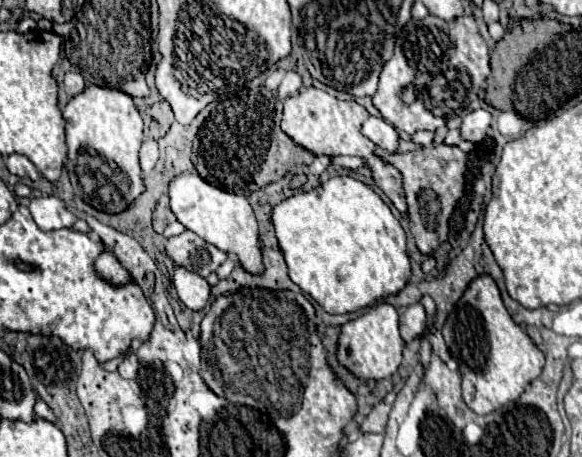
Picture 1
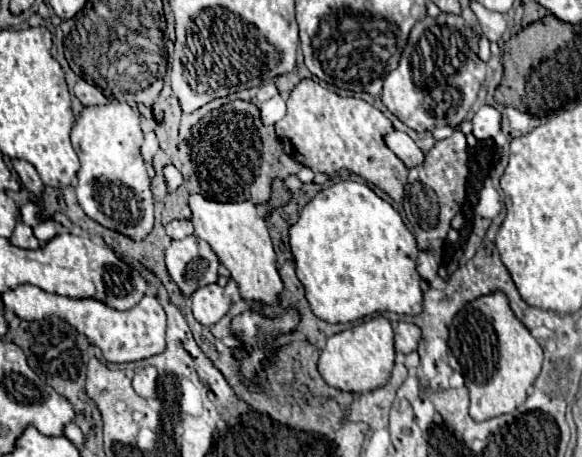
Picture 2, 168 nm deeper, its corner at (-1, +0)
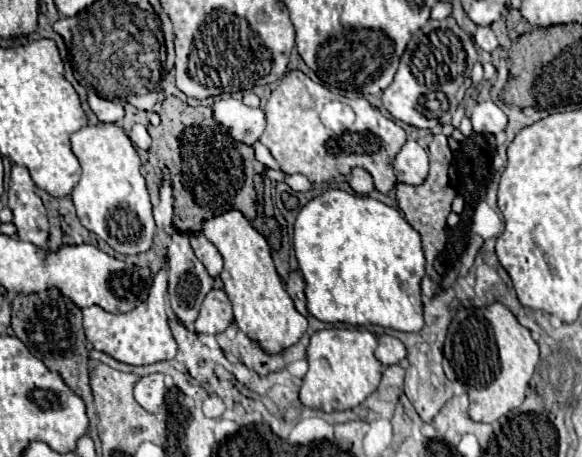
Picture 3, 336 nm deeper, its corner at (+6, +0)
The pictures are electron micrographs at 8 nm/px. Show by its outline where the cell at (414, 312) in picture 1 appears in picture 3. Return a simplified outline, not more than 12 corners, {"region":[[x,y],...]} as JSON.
{"region":[[382,335],[374,355],[384,367],[406,357],[400,339]]}

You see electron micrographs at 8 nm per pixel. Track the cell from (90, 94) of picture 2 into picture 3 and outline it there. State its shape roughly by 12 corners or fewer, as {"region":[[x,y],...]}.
{"region":[[88,95],[92,111],[104,123],[120,123],[124,107],[102,99]]}

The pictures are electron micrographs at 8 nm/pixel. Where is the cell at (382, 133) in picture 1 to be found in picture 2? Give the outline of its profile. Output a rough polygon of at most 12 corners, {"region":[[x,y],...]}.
{"region":[[393,129],[383,141],[407,167],[423,163],[407,133]]}

